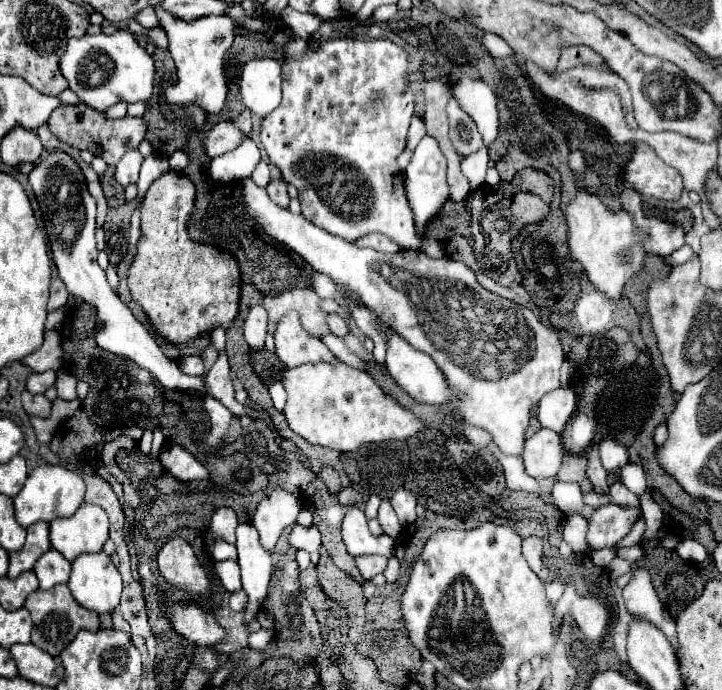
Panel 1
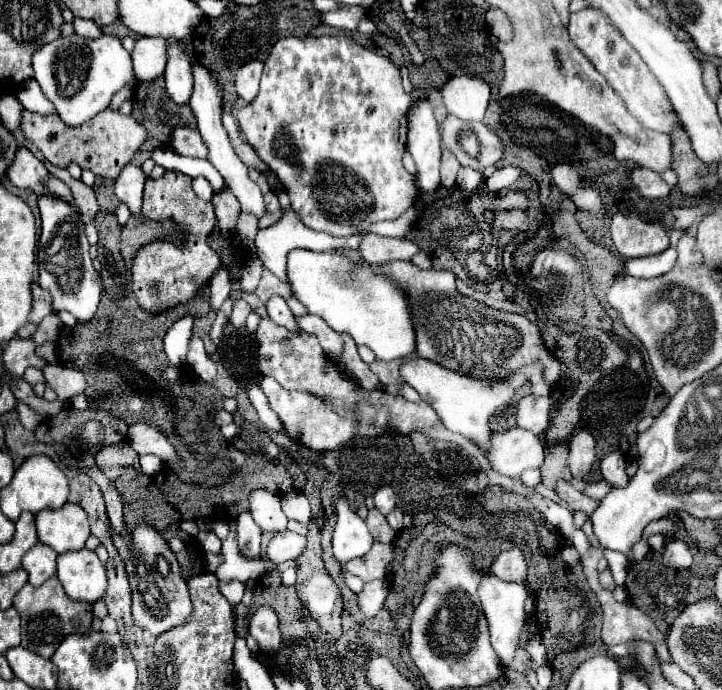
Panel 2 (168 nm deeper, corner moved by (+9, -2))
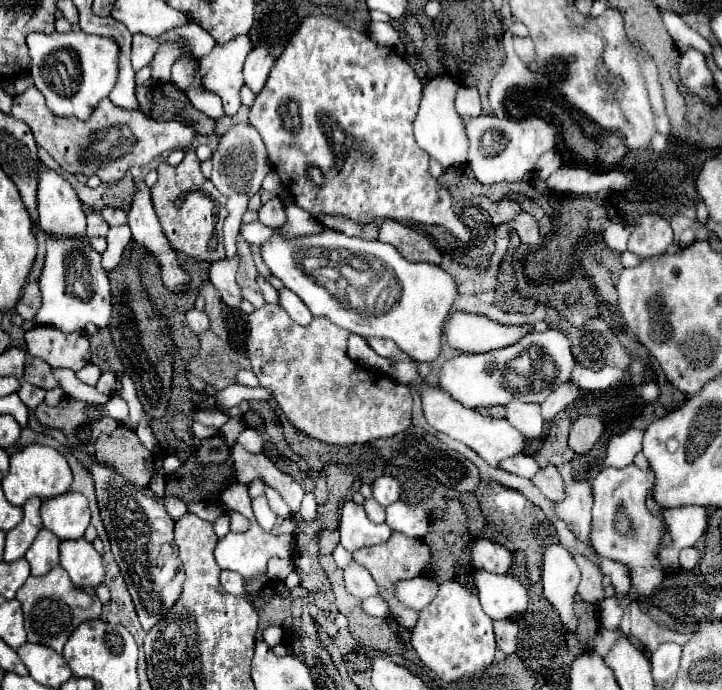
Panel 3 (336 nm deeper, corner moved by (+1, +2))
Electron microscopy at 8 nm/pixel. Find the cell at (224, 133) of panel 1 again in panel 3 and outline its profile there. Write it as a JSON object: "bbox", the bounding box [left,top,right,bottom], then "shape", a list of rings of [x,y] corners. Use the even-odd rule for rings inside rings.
{"bbox":[12,87,196,183],"shape":[[[28,87],[24,93],[14,97],[12,115],[32,129],[36,143],[42,145],[64,171],[72,175],[82,173],[86,177],[96,175],[104,183],[116,183],[132,165],[146,167],[164,151],[184,149],[196,137],[196,131],[180,121],[146,119],[140,111],[116,107],[110,99],[102,99],[86,121],[76,117],[58,117],[46,109],[46,101],[36,87]]]}

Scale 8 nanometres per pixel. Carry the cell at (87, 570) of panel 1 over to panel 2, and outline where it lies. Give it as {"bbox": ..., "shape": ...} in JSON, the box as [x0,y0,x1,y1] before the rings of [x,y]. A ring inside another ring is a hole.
{"bbox":[56,549,108,605],"shape":[[[88,549],[58,555],[56,577],[72,601],[84,601],[90,605],[102,599],[108,587],[106,567],[100,563],[98,555]]]}

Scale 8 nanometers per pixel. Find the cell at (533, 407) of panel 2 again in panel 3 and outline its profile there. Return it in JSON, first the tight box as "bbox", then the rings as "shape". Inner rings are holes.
{"bbox":[506,401,542,439],"shape":[[[512,401],[506,405],[506,419],[516,427],[520,433],[524,433],[530,439],[536,439],[542,435],[542,415],[540,415],[540,405],[534,403],[522,403],[522,401]]]}

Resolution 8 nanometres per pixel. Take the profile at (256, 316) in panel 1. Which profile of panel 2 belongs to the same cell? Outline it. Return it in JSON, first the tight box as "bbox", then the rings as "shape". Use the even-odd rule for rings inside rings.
{"bbox":[230,297,250,329],"shape":[[[236,297],[234,299],[234,309],[232,309],[232,315],[230,315],[230,323],[236,327],[236,329],[242,329],[244,323],[246,323],[246,317],[250,315],[250,305],[242,299],[242,297]]]}

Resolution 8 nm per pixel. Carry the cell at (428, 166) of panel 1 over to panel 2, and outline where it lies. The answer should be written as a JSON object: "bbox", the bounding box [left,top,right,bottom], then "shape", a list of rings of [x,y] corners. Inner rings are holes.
{"bbox":[408,101,440,191],"shape":[[[416,101],[408,115],[408,151],[416,161],[416,187],[420,191],[434,191],[440,183],[440,129],[432,115],[430,103]]]}

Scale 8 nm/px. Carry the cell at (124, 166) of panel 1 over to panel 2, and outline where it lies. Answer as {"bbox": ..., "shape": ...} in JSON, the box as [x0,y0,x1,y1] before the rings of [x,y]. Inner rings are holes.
{"bbox":[114,163,146,215],"shape":[[[128,163],[122,167],[120,175],[114,181],[114,191],[116,197],[120,201],[124,201],[132,213],[140,215],[140,207],[142,207],[142,189],[144,189],[144,181],[146,175],[142,173],[140,167]]]}

